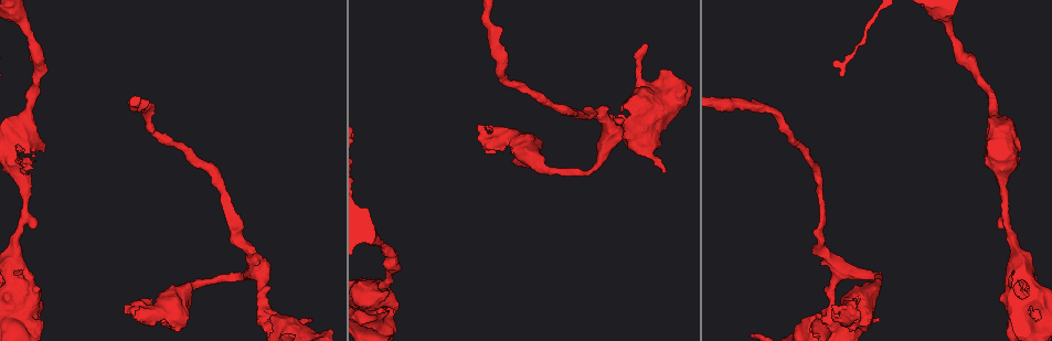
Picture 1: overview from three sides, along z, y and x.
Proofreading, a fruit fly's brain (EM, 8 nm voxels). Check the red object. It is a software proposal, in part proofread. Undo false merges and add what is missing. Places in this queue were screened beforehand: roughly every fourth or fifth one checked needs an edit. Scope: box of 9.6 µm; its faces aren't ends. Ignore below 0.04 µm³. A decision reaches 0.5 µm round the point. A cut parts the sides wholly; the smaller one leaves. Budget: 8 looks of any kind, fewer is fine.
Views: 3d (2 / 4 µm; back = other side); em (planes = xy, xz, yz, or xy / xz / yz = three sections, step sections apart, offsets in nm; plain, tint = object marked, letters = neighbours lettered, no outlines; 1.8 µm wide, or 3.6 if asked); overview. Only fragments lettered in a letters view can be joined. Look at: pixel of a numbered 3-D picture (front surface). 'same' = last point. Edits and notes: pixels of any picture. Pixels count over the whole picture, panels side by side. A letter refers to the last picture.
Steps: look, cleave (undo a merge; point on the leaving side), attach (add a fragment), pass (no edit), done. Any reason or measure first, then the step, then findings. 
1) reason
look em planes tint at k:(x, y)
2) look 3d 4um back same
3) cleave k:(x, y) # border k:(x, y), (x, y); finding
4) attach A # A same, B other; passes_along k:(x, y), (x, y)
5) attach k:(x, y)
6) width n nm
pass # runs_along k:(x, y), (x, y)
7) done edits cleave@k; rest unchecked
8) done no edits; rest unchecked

branch stops here
look 3d 4um at 1:(665, 172)

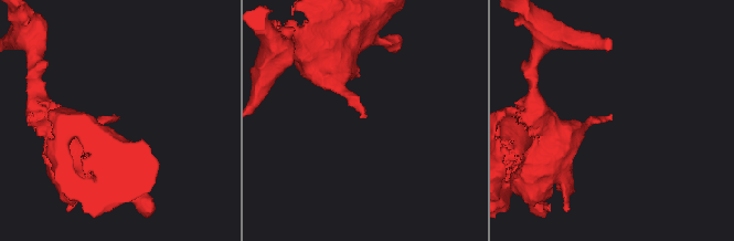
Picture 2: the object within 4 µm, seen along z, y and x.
look em planes plain at 2:(114, 114)

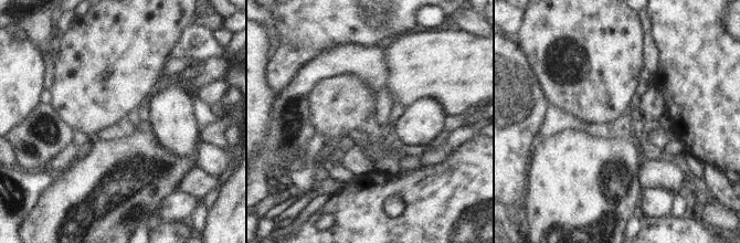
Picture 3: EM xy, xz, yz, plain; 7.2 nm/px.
look em planes letters same

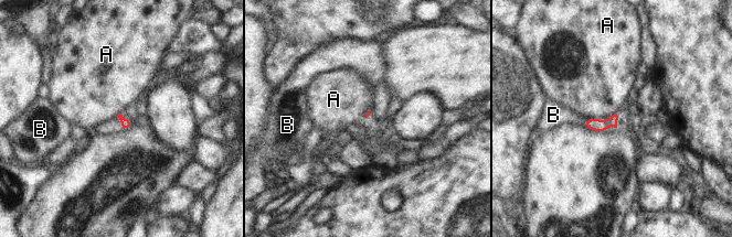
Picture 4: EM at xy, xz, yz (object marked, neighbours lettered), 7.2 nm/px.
pass # A other, B other; border 4:(595, 117), (590, 119); none of them fits

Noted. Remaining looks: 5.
sudden change in width
look em planes plain at 1:(820, 250)

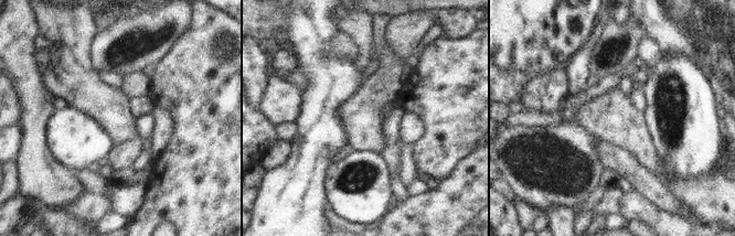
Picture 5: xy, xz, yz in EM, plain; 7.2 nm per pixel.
look em planes letters same

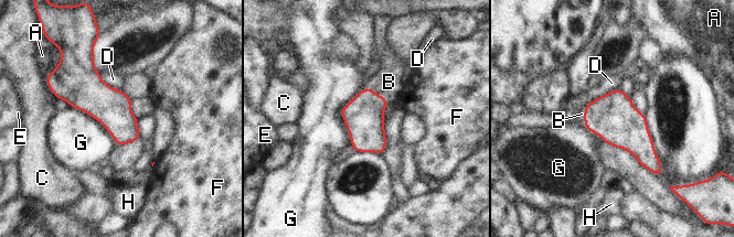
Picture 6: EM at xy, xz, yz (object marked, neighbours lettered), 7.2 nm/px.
width 280 nm
attach B # A other, B same, C other, D other, E other, F other, G other, H other; passes_along 6:(363, 116), (376, 93), (389, 82); the cell continues

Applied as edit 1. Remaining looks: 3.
done edits attach@6; rest unchecked

